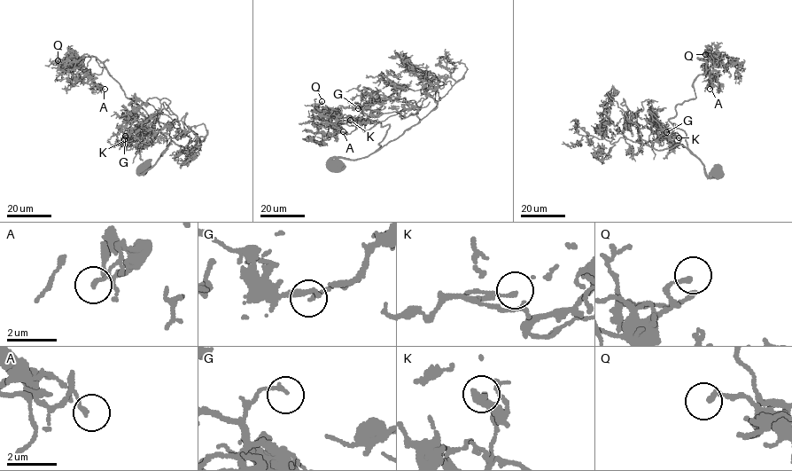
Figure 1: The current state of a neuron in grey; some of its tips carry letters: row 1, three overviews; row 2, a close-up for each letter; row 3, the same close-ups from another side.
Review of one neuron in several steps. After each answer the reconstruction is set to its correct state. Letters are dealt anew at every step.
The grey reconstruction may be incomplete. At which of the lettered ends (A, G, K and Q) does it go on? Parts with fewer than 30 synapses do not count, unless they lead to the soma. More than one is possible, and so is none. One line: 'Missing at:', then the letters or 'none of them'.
Missing at: none of them

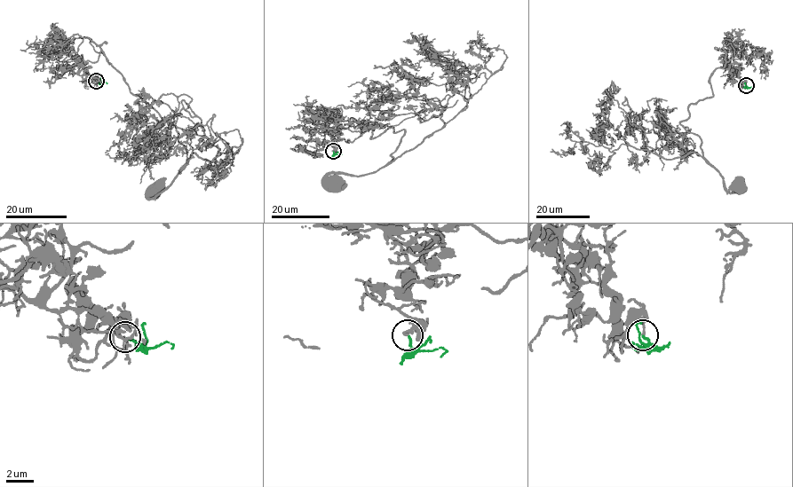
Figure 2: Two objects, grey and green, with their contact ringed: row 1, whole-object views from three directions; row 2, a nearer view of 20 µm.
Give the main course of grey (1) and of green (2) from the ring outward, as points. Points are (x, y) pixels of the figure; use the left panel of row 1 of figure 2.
1: (96, 81), (86, 85), (93, 79), (84, 63), (101, 51), (132, 93), (179, 133), (187, 160), (154, 193)
2: (96, 81), (107, 83)

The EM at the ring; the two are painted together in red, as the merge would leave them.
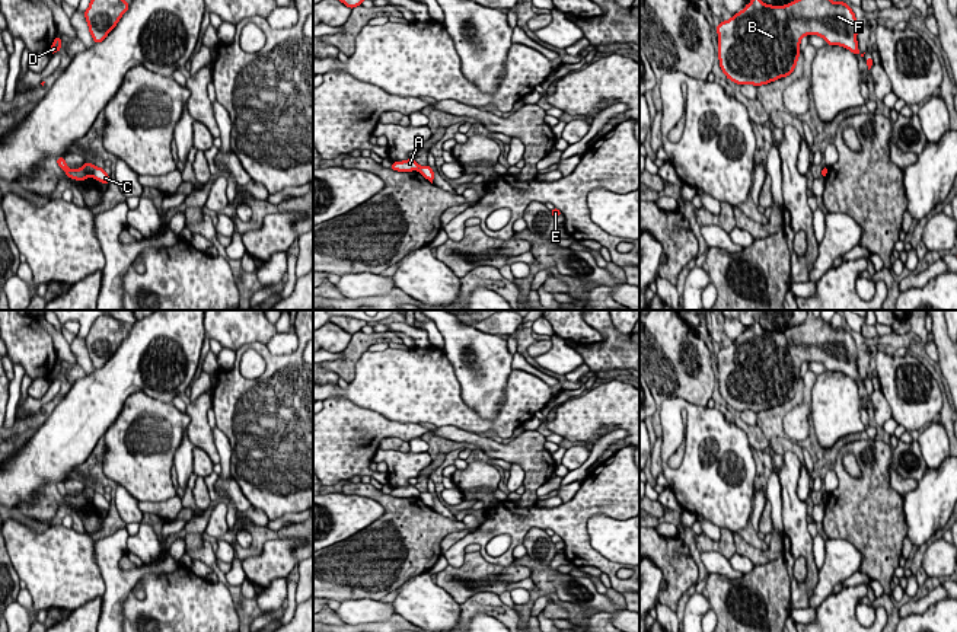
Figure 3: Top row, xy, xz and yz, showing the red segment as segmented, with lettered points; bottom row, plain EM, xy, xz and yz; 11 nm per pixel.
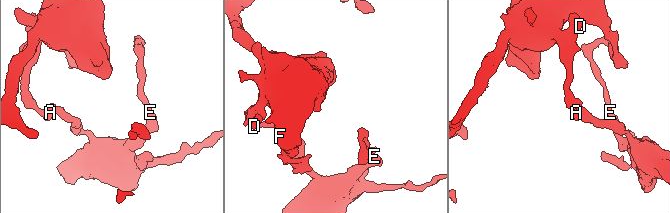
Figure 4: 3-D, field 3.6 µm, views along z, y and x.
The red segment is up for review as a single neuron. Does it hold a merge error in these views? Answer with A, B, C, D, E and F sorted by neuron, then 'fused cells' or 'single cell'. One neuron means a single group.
A B D F / C E; fused cells

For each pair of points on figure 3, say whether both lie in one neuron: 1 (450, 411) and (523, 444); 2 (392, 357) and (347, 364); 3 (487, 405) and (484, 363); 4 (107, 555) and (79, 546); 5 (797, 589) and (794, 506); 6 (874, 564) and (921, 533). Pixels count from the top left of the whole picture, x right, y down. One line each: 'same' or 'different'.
1: different
2: different
3: same
4: different
5: same
6: different

